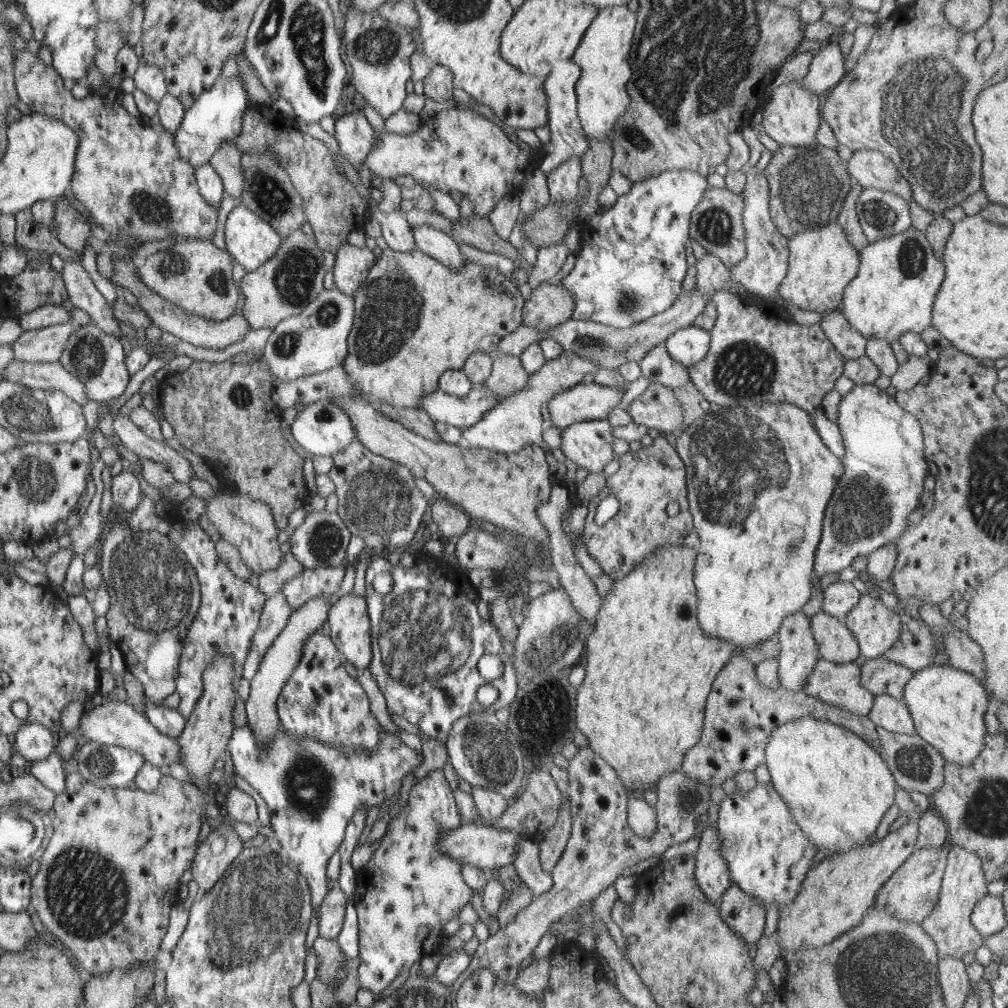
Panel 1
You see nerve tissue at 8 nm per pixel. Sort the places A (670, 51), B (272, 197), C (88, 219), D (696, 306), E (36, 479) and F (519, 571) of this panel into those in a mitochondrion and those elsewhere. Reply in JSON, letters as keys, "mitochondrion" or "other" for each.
{"A":"mitochondrion","B":"mitochondrion","C":"other","D":"other","E":"mitochondrion","F":"other"}

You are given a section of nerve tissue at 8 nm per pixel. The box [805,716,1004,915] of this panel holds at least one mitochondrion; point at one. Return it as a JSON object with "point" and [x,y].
{"point":[916,761]}

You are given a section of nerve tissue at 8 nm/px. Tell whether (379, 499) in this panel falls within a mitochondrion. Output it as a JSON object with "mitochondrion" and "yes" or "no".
{"mitochondrion":"yes"}

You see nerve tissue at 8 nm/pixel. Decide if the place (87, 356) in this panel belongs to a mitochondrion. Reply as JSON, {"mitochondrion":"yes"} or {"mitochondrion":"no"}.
{"mitochondrion":"yes"}

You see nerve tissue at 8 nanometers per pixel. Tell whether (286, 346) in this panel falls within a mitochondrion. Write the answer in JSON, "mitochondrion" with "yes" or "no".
{"mitochondrion":"yes"}

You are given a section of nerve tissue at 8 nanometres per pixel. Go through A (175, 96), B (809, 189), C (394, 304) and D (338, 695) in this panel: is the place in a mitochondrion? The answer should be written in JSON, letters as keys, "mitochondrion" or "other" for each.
{"A":"other","B":"mitochondrion","C":"mitochondrion","D":"other"}

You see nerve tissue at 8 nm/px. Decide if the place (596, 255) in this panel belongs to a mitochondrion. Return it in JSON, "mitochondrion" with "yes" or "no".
{"mitochondrion":"no"}

